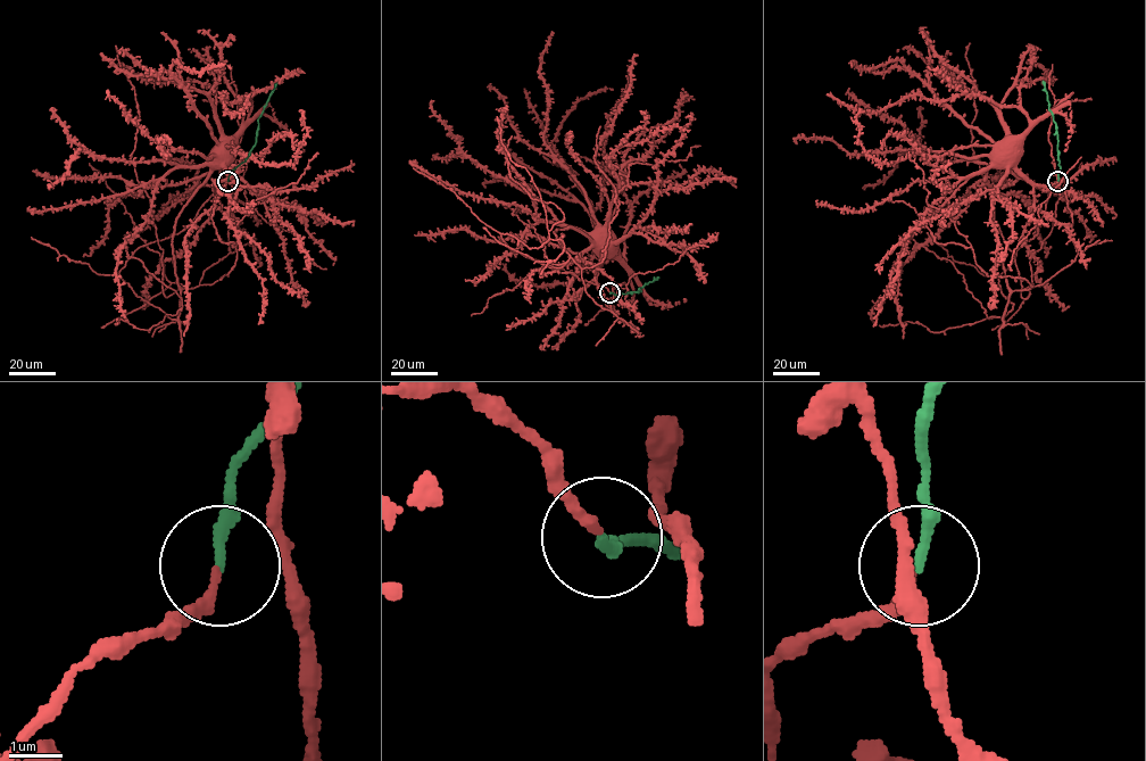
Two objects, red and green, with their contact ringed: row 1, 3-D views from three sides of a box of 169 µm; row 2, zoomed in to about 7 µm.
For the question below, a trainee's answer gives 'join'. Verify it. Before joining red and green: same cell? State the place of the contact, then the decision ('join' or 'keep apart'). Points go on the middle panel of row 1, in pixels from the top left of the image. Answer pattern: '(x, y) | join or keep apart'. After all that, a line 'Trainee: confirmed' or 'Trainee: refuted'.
(609, 292) | join
Trainee: confirmed

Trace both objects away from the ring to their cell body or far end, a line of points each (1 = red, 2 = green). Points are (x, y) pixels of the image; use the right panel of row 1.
1: (1057, 181), (1052, 189), (1034, 184), (999, 151)
2: (1057, 181), (1056, 123), (1043, 81)

